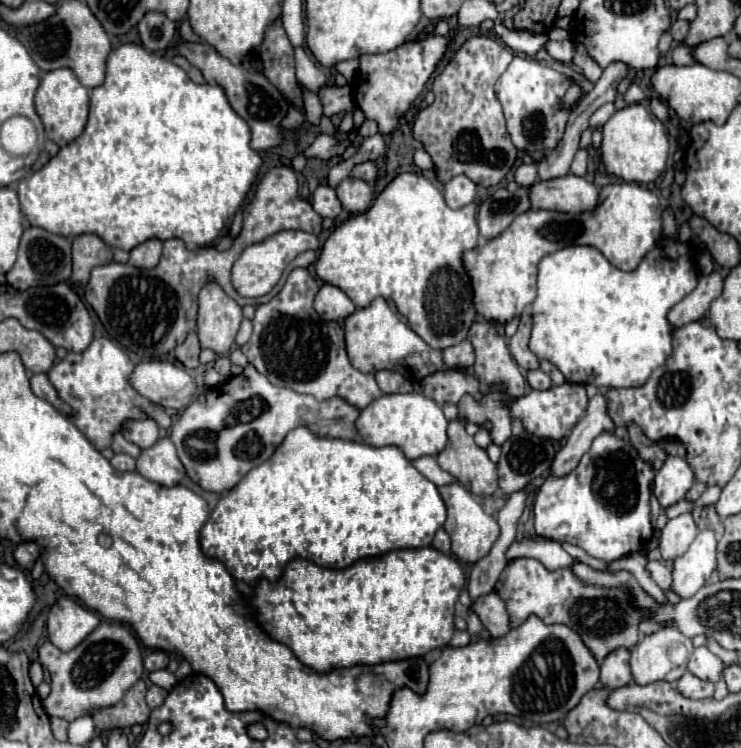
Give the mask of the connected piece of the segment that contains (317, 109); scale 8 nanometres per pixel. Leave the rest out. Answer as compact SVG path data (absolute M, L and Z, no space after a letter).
M302 88L302 100L304 100L304 116L308 122L318 124L322 116L322 104L316 96L316 92L310 92L308 88Z

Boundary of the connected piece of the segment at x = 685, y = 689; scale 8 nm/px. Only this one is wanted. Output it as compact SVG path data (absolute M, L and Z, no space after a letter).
M686 672L678 682L676 682L676 688L682 696L686 698L710 698L712 692L714 692L714 684L712 682L704 682L700 678L696 678L694 674Z

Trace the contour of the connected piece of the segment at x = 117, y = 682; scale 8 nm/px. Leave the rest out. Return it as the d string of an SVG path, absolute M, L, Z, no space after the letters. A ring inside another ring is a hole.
M106 620L70 652L62 652L54 644L44 642L38 648L38 660L52 678L52 692L42 700L42 704L50 716L58 716L68 722L118 704L126 690L144 674L140 646L132 632L120 624L108 624ZM88 672L94 676L88 678Z

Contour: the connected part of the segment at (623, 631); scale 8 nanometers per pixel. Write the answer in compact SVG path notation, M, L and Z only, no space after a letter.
M518 558L506 564L494 592L506 602L512 628L522 624L530 614L540 616L546 624L560 622L572 626L598 660L618 646L632 648L638 642L642 612L632 606L630 594L624 588L598 588L582 584L570 568L550 572L534 558Z

